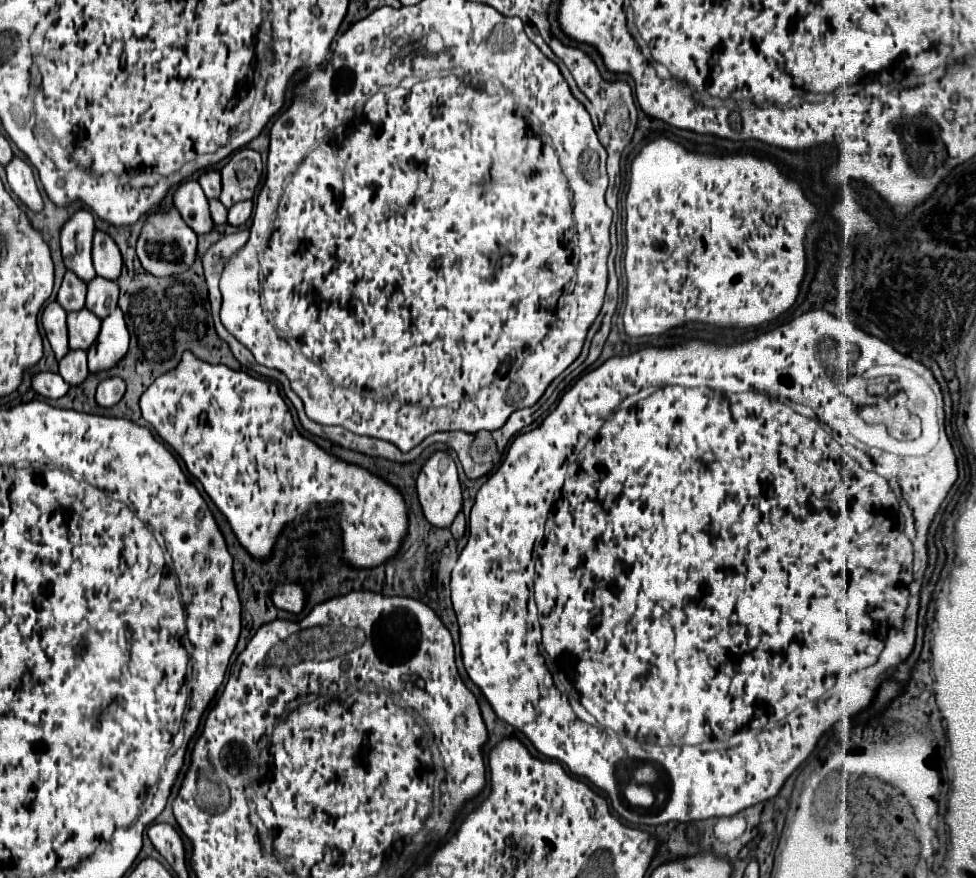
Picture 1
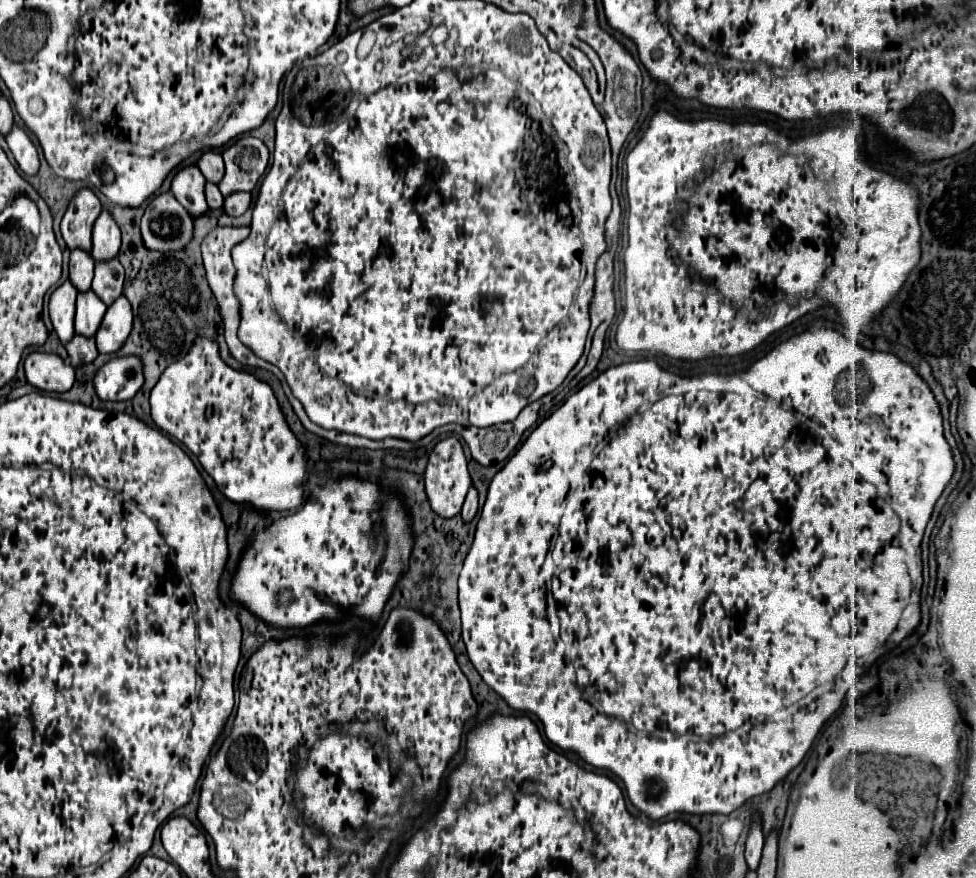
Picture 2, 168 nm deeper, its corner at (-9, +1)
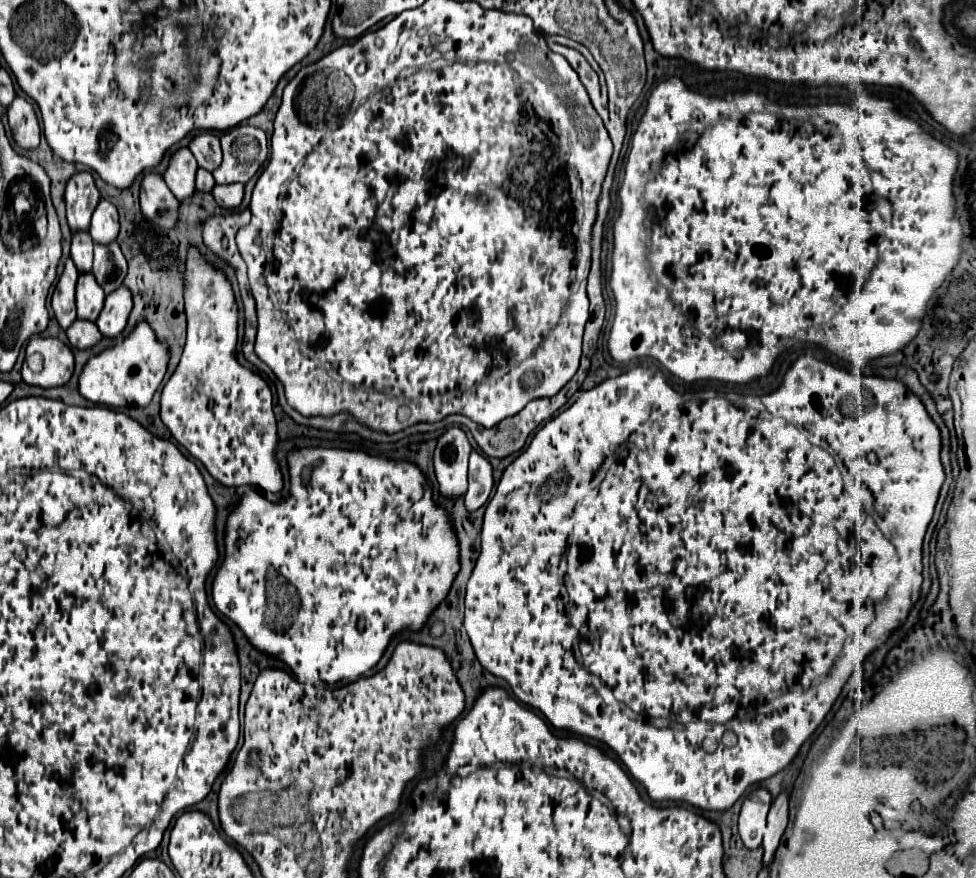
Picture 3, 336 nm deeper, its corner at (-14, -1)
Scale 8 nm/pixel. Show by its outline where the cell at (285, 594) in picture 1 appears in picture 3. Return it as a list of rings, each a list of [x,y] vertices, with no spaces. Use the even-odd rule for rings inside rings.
[[[308,448],[290,452],[288,456],[290,466],[290,496],[292,500],[286,500],[282,504],[268,502],[258,492],[248,490],[240,504],[234,508],[226,522],[226,558],[216,572],[214,584],[212,584],[212,600],[216,608],[228,616],[232,622],[240,626],[240,630],[246,634],[252,646],[258,650],[272,654],[280,660],[284,660],[290,670],[296,674],[298,680],[304,682],[326,682],[334,684],[340,680],[356,680],[362,674],[366,674],[370,668],[374,668],[384,654],[390,638],[400,632],[402,628],[410,626],[412,630],[420,630],[432,610],[444,600],[448,594],[452,580],[456,572],[460,570],[458,564],[458,540],[456,534],[448,522],[448,514],[440,508],[436,508],[432,500],[432,486],[424,478],[424,474],[418,470],[418,466],[410,462],[392,462],[386,458],[374,458],[360,450],[332,450],[332,448]]]

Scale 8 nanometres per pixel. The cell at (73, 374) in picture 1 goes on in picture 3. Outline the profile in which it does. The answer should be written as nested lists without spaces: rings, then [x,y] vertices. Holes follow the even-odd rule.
[[[76,320],[68,330],[68,340],[70,340],[70,346],[72,348],[78,348],[78,350],[86,350],[86,348],[92,348],[94,344],[98,344],[102,340],[102,334],[100,330],[96,328],[96,324],[92,322],[84,322],[84,320]]]

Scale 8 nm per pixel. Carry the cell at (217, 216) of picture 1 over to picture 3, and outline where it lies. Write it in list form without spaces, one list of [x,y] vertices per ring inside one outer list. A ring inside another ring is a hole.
[[[200,168],[198,174],[196,174],[196,188],[198,188],[200,192],[208,192],[208,194],[212,194],[212,186],[216,186],[212,174]]]

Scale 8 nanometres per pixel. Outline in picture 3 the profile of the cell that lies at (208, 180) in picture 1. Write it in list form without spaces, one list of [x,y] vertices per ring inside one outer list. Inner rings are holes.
[[[204,132],[204,134],[196,136],[190,142],[190,152],[194,154],[198,166],[208,170],[208,172],[214,172],[220,166],[220,160],[222,160],[220,140],[218,140],[218,136],[214,136],[210,132]]]

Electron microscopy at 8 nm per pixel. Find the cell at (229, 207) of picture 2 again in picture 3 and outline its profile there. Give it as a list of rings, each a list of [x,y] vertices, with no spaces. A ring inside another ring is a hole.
[[[242,184],[214,186],[212,196],[218,202],[218,206],[222,206],[224,210],[236,210],[236,208],[240,208],[240,204],[244,200],[244,186]]]

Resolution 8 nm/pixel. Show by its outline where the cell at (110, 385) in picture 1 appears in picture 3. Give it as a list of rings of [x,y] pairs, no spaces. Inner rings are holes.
[[[138,322],[136,330],[120,344],[90,358],[80,374],[80,394],[96,404],[106,406],[148,406],[160,386],[168,364],[168,346],[160,344],[146,322]]]

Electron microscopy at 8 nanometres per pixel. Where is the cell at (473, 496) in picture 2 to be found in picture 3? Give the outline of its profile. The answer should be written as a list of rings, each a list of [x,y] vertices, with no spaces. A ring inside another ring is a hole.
[[[472,452],[470,456],[470,470],[468,470],[468,492],[466,492],[466,510],[476,512],[490,496],[494,478],[492,478],[492,466],[490,462],[480,456],[478,452]]]

